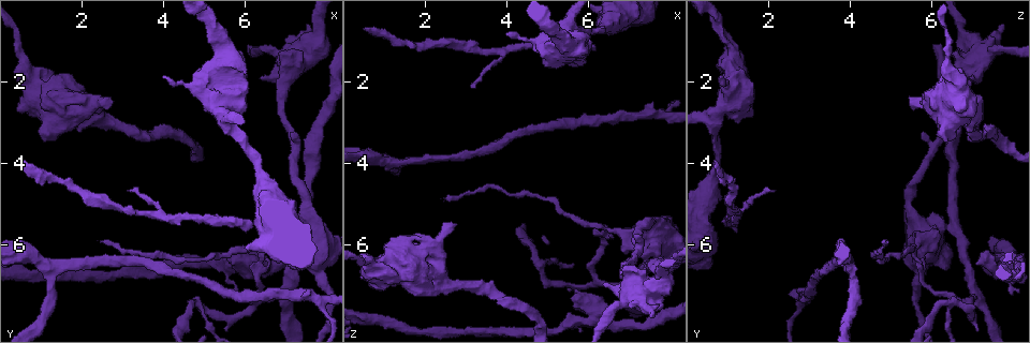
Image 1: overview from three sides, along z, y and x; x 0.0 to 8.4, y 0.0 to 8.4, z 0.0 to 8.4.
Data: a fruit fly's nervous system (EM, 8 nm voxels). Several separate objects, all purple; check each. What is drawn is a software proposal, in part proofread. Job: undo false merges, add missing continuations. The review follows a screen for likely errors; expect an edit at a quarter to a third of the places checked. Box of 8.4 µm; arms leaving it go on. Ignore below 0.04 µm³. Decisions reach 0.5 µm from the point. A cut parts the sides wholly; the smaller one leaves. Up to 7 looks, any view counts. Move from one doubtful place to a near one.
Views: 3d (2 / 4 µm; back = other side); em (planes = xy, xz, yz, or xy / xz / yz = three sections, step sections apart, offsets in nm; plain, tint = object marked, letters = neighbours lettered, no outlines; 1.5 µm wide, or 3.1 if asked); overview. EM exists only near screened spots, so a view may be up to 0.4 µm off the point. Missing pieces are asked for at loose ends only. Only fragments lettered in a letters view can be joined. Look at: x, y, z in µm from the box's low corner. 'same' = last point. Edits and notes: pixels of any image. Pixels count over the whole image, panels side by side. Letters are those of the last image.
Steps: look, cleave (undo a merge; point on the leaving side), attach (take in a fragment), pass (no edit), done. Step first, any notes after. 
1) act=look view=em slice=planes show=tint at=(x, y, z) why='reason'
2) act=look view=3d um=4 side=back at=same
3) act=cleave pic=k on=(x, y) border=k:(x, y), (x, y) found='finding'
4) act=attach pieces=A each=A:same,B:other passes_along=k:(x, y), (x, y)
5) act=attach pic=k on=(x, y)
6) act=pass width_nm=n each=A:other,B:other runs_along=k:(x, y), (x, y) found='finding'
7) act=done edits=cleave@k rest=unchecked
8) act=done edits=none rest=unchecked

act=look view=3d um=4 at=(7.05, 1.75, 6.80) why='three arms meet'

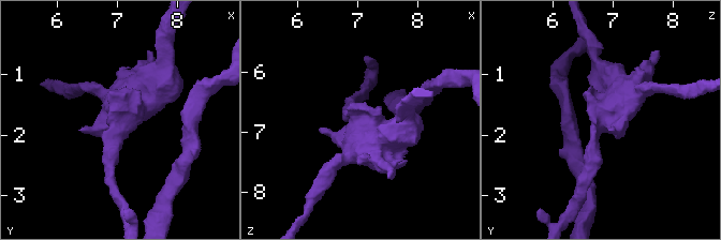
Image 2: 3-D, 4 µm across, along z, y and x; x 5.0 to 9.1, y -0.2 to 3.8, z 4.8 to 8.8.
act=look view=em slice=xz step=8 show=letters at=(7.00, 1.70, 6.85) why='now the EM'

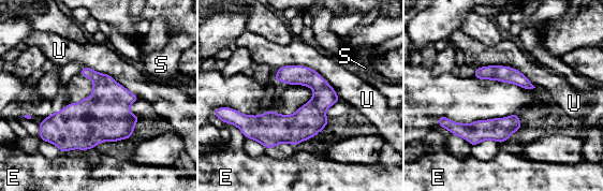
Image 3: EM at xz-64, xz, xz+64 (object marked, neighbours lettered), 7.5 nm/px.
act=pass each=E:other,S:other,U:other runs_along=3:(335, 98), (299, 123), (247, 117) found='all the same neuron'

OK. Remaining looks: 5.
act=look view=em slice=planes show=tint at=(7.10, 3.30, 5.80) why='branch stops here'

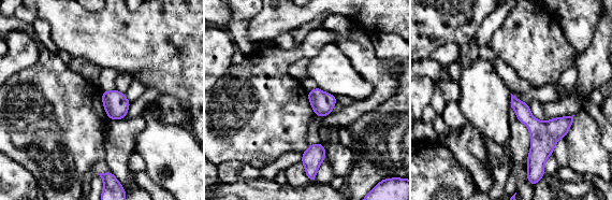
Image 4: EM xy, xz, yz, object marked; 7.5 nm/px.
act=look view=em slice=planes show=letters at=same why='see the neighbours'

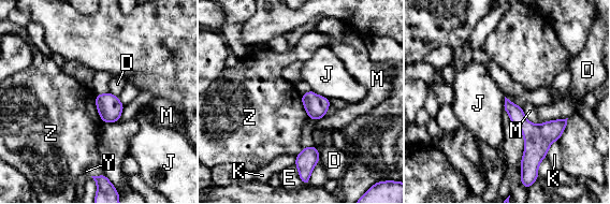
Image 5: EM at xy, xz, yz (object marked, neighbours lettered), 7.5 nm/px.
act=pass width_nm=170 longest_contact=Z:220nm each=D:other,E:other,J:other,K:other,M:other,Y:other,Z:other found='no lettered fragment goes on from it'

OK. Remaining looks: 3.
act=look view=em slice=planes show=letters at=(2.75, 2.55, 5.50)

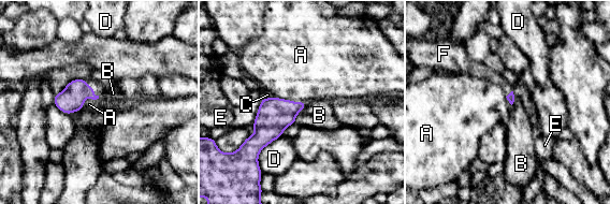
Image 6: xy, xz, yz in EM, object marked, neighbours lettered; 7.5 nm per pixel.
act=attach pieces=F each=A:other,B:other,C:other,D:other,E:other,F:same passes_along=6:(71, 99), (92, 88), (99, 88) found='it goes on there'

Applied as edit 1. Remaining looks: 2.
act=done edits=attach@6 rest=unchecked

